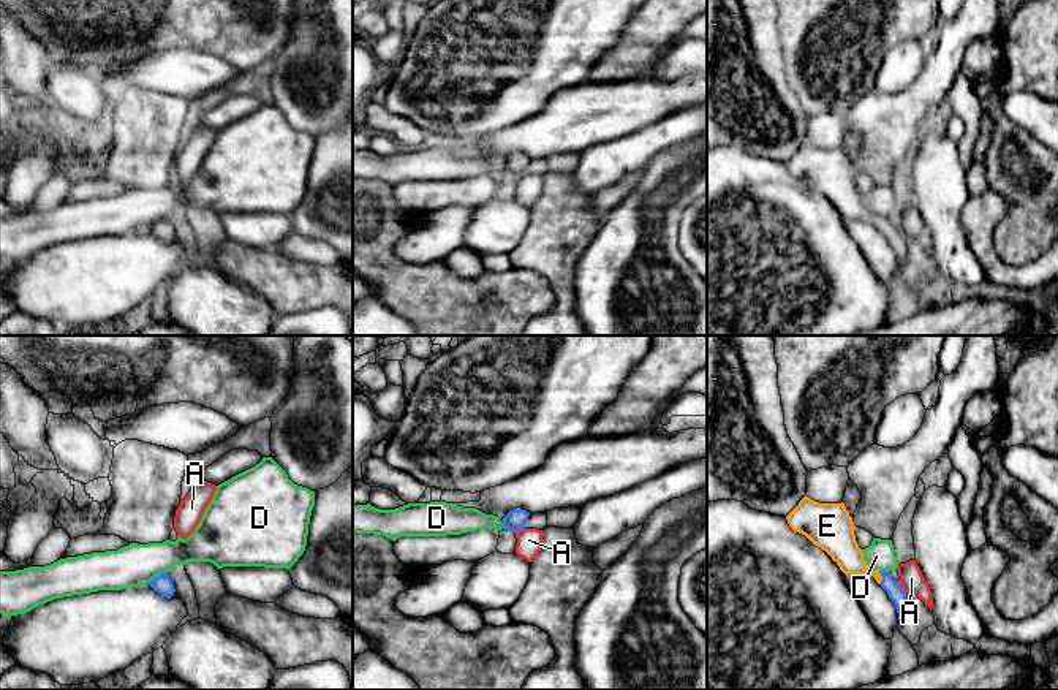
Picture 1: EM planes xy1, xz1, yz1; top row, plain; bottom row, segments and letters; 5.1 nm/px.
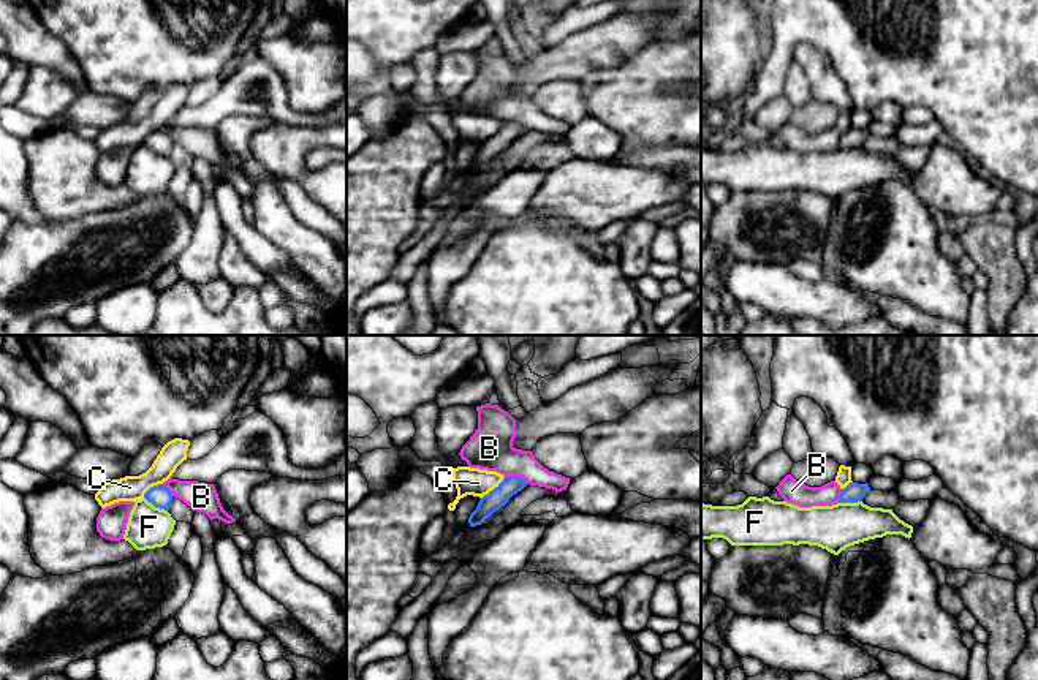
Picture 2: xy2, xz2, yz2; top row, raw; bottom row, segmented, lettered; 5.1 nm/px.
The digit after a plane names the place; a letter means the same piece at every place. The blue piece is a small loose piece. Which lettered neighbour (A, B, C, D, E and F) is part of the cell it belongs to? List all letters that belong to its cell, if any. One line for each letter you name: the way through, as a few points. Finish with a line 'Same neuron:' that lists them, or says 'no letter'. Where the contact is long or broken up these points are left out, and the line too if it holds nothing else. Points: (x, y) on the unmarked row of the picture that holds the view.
E: way yz1 (894, 235), (883, 223), (862, 214), (843, 195)
Same neuron: E

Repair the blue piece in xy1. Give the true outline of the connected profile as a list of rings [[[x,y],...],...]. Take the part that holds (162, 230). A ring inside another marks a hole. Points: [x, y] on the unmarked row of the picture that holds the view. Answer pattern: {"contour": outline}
{"contour": [[[168,217],[158,220],[157,223],[153,223],[149,231],[158,237],[161,242],[171,244],[176,237],[174,229],[168,220]]]}

